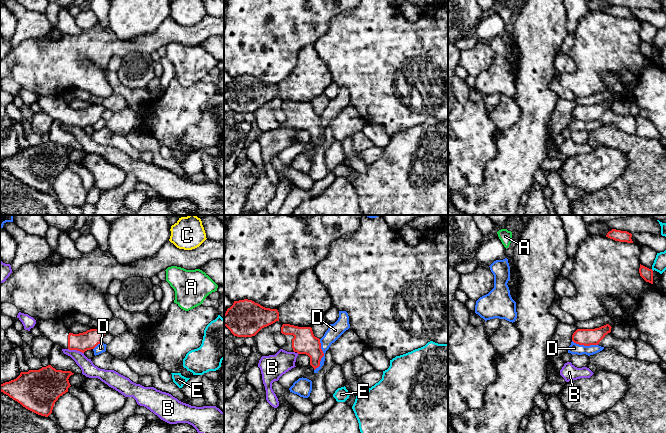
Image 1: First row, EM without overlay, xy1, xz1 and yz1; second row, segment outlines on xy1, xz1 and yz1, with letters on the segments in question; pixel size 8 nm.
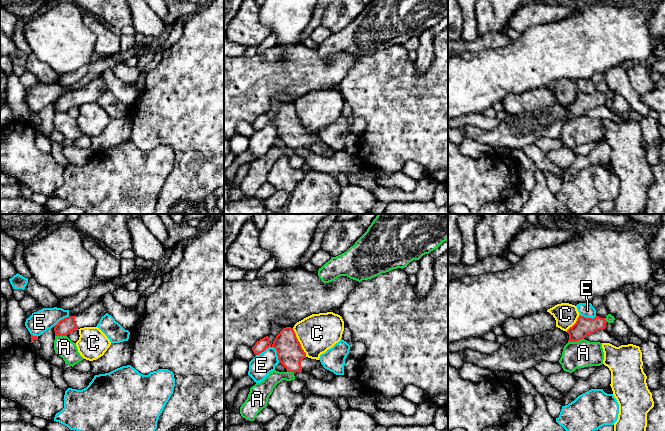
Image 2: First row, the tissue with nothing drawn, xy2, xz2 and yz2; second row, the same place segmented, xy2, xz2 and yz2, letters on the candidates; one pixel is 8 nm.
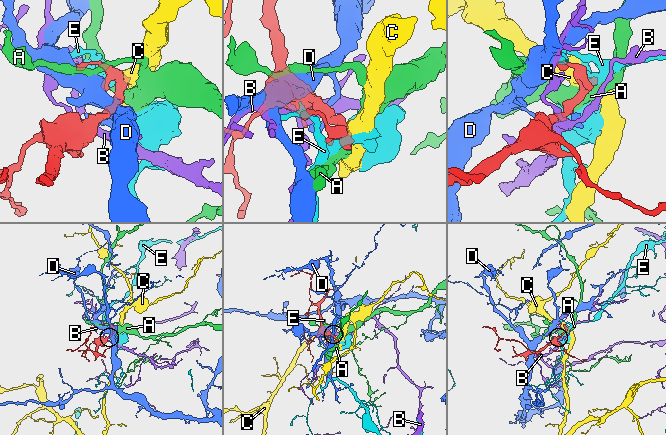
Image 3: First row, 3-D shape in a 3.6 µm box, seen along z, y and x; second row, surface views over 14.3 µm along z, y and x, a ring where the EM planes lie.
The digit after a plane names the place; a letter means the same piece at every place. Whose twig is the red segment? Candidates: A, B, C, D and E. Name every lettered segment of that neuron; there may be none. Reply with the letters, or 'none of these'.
none of these

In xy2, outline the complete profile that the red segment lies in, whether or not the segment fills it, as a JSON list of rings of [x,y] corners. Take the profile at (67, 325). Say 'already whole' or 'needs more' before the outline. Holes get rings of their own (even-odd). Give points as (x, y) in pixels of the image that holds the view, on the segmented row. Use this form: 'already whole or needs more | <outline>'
needs more | [[[99,300],[82,313],[60,320],[54,327],[55,336],[67,336],[80,328],[96,327],[106,313],[103,302]]]

